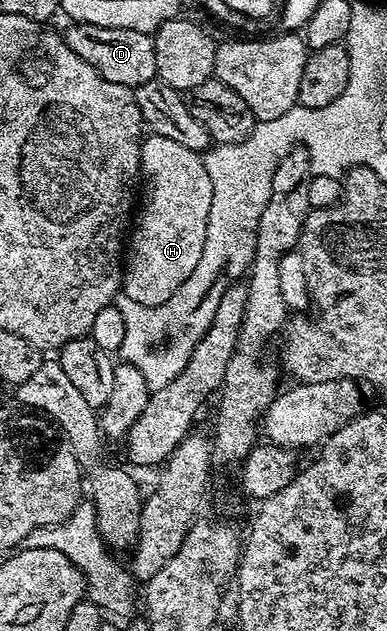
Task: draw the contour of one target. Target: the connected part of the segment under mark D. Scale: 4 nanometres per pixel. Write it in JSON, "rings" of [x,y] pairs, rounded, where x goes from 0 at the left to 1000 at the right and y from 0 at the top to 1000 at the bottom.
{"rings":[[[186,35],[183,44],[168,49],[168,60],[178,73],[214,97],[230,97],[271,128],[292,128],[315,138],[341,141],[375,135],[406,120],[406,84],[401,82],[398,60],[382,51],[354,46],[282,46],[261,40],[230,40],[227,36]]]}

